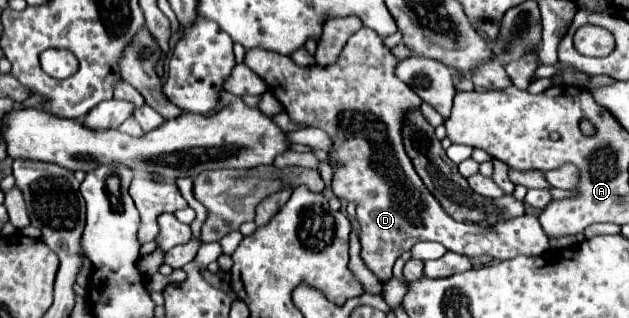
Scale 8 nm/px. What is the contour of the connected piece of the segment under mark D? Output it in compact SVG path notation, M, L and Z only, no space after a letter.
M366 27L348 39L338 63L332 67L298 67L290 57L266 49L250 49L244 55L244 65L266 81L278 101L286 105L286 113L292 121L324 129L332 137L334 151L330 157L344 163L334 169L332 193L338 199L358 205L360 257L378 279L390 277L394 261L418 241L438 241L448 251L466 255L468 259L490 255L494 261L506 261L519 255L544 253L550 246L549 238L536 217L522 215L486 229L474 223L454 221L442 211L438 201L434 201L414 171L402 143L406 115L418 109L422 99L394 77L396 63L398 59L384 47L382 39Z

